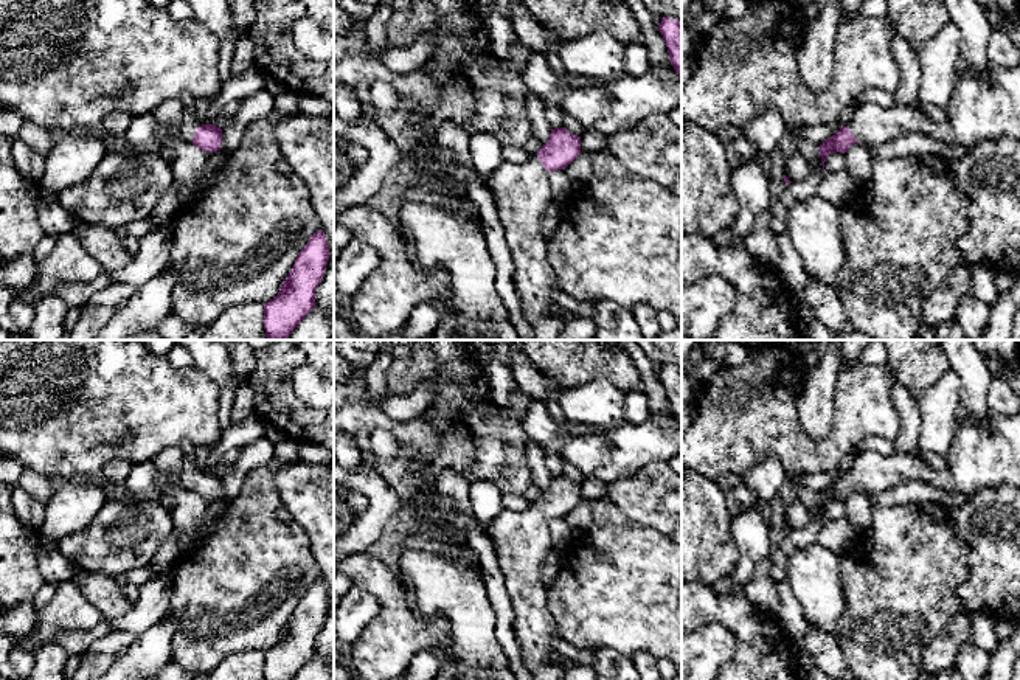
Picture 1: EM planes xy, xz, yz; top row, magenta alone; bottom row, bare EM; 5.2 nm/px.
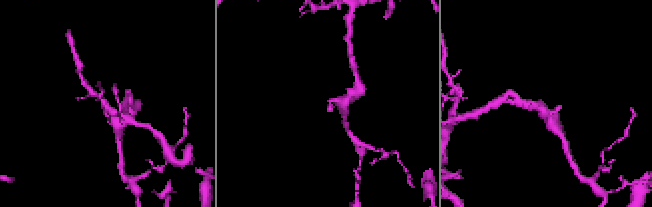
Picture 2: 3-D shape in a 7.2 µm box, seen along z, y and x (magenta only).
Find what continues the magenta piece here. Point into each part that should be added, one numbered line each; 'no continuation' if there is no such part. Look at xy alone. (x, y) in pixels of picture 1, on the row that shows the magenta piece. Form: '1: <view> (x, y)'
1: xy (185, 129)

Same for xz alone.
1: xz (522, 193)

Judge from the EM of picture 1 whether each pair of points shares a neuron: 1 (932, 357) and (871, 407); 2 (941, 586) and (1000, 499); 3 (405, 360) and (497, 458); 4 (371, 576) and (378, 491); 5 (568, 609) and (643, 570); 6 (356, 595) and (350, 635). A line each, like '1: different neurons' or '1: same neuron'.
1: different neurons
2: different neurons
3: same neuron
4: different neurons
5: same neuron
6: same neuron

